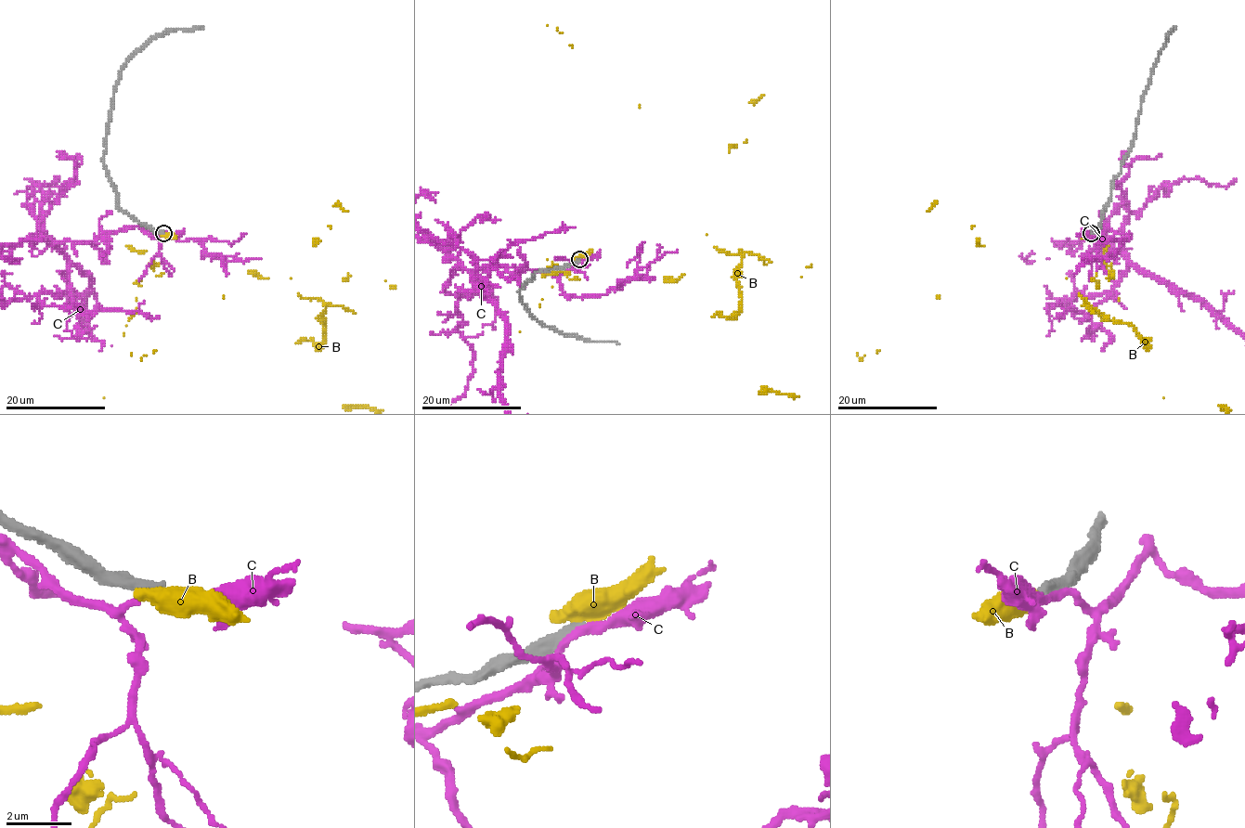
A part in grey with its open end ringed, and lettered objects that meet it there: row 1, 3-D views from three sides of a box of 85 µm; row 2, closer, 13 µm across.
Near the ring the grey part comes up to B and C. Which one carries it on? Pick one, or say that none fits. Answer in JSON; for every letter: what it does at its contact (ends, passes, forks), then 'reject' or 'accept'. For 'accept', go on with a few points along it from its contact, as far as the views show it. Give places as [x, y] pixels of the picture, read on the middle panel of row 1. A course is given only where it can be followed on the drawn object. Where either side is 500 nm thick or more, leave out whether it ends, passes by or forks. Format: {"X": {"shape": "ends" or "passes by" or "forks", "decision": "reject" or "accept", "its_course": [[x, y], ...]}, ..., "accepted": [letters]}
{"B": {"decision": "reject"}, "C": {"decision": "reject"}, "accepted": []}

